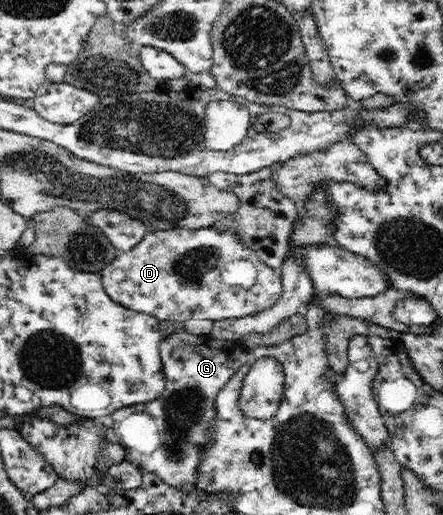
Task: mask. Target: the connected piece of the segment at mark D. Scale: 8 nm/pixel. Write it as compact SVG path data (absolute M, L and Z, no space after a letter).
M215 227L200 231L175 229L149 233L134 249L121 252L100 274L105 290L112 300L134 311L153 315L160 321L220 321L255 316L276 305L283 291L279 270L266 265L256 252L242 246L232 233Z

